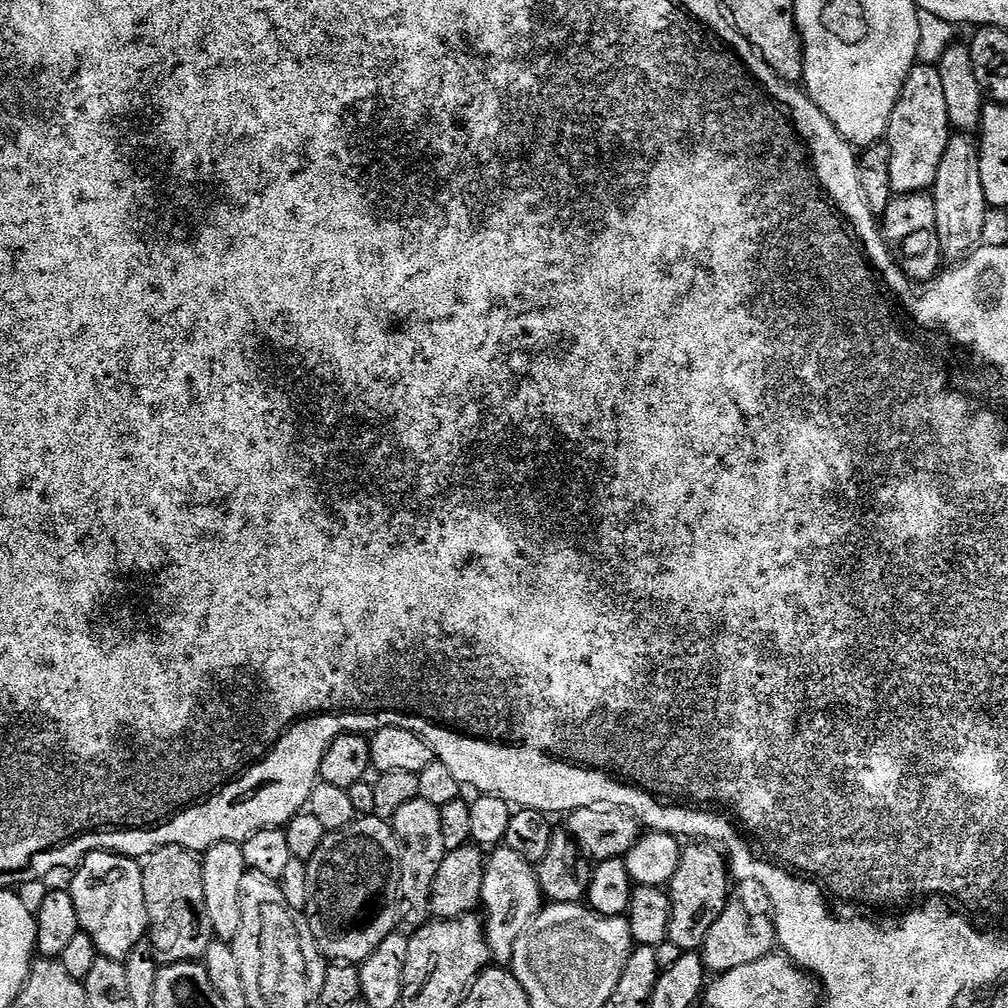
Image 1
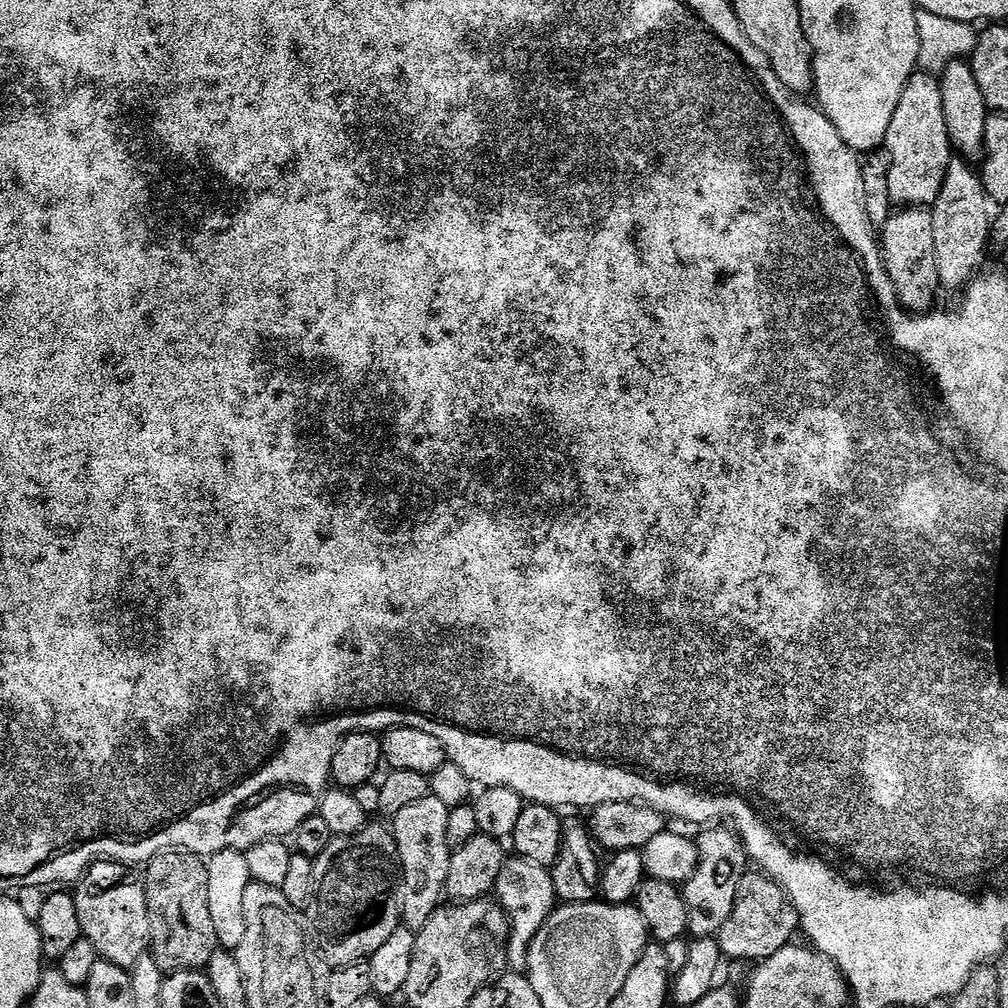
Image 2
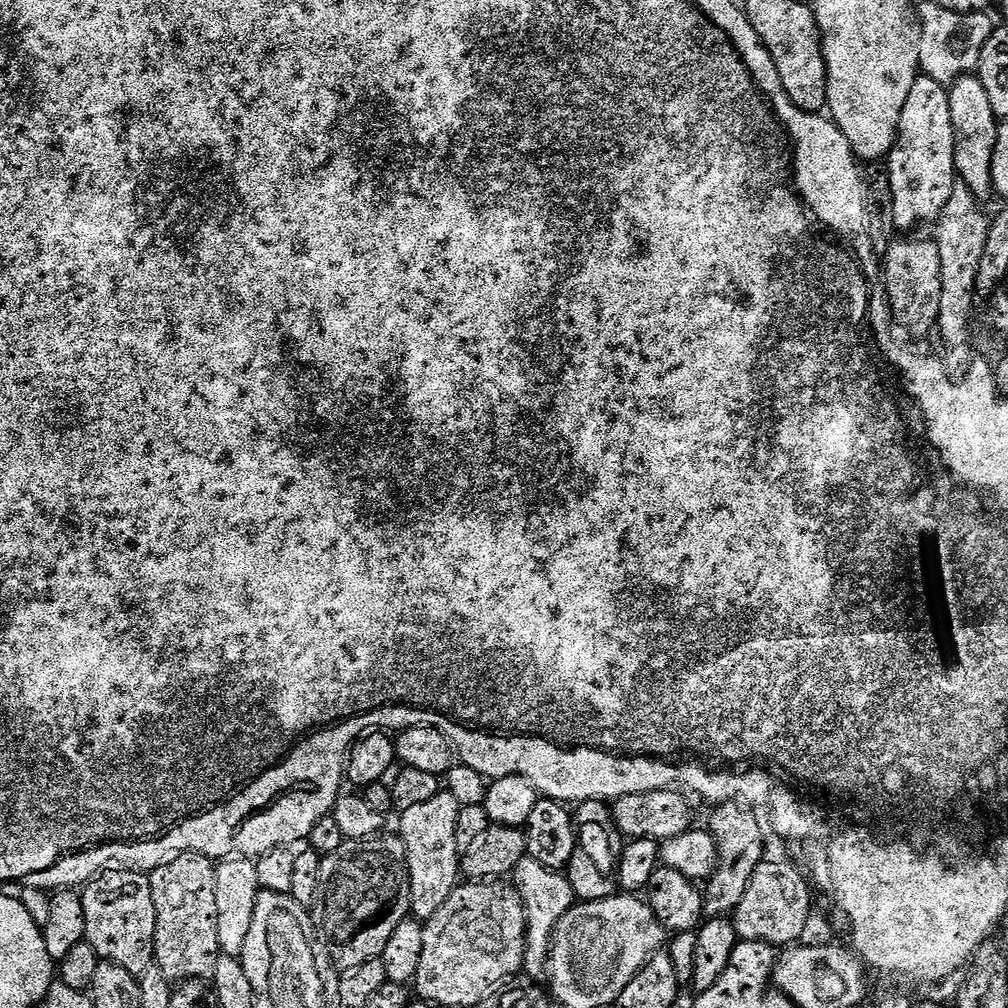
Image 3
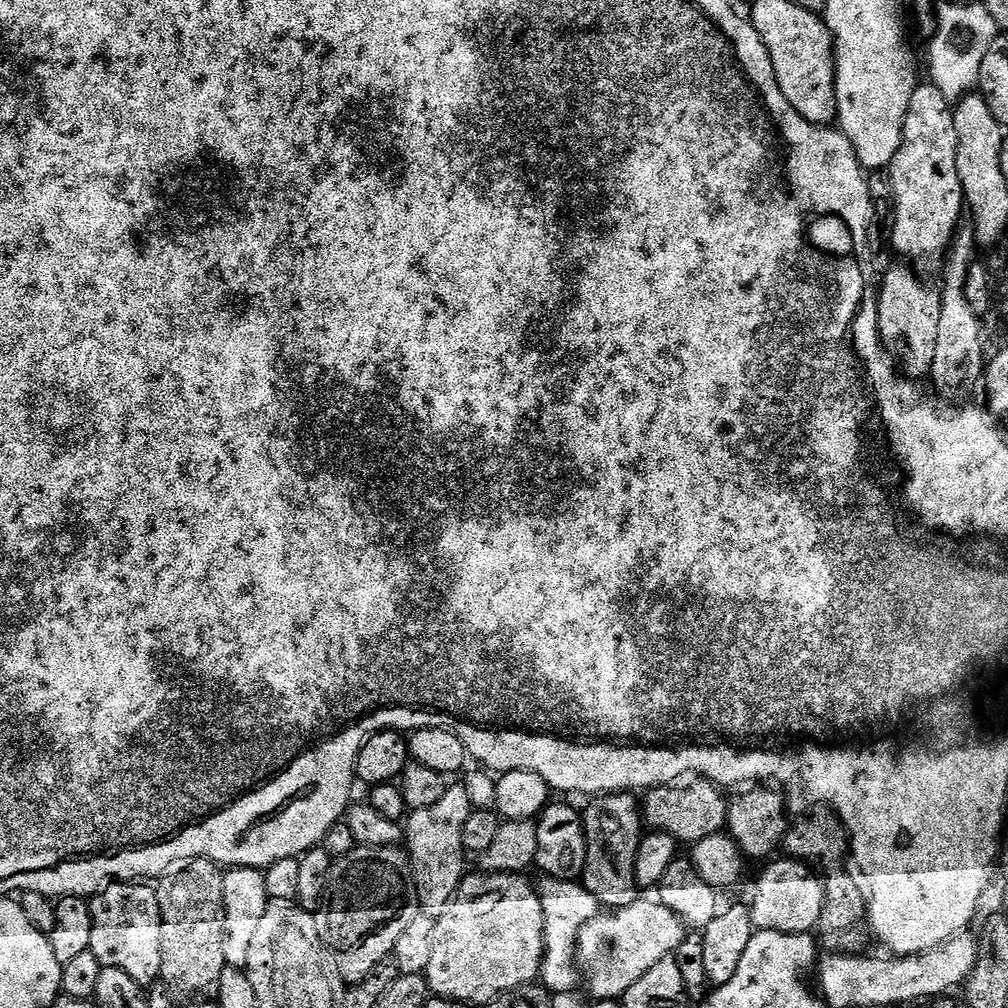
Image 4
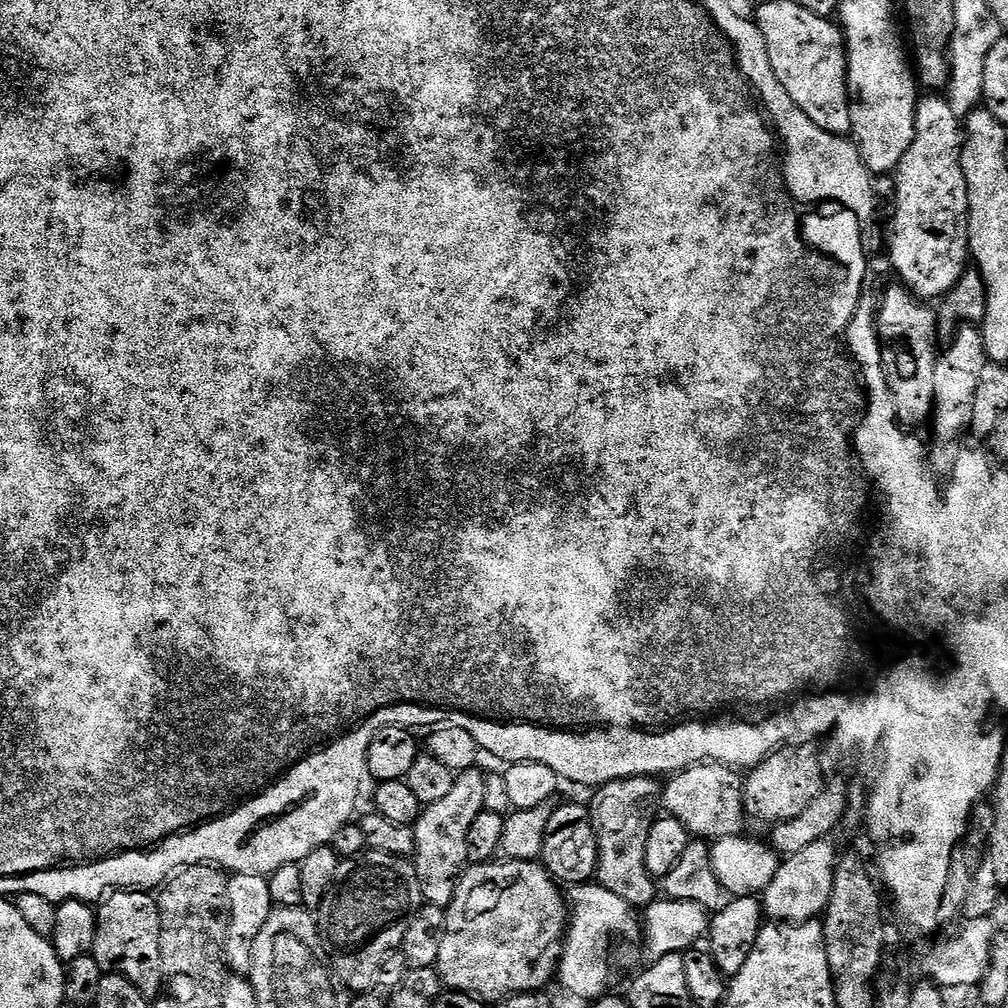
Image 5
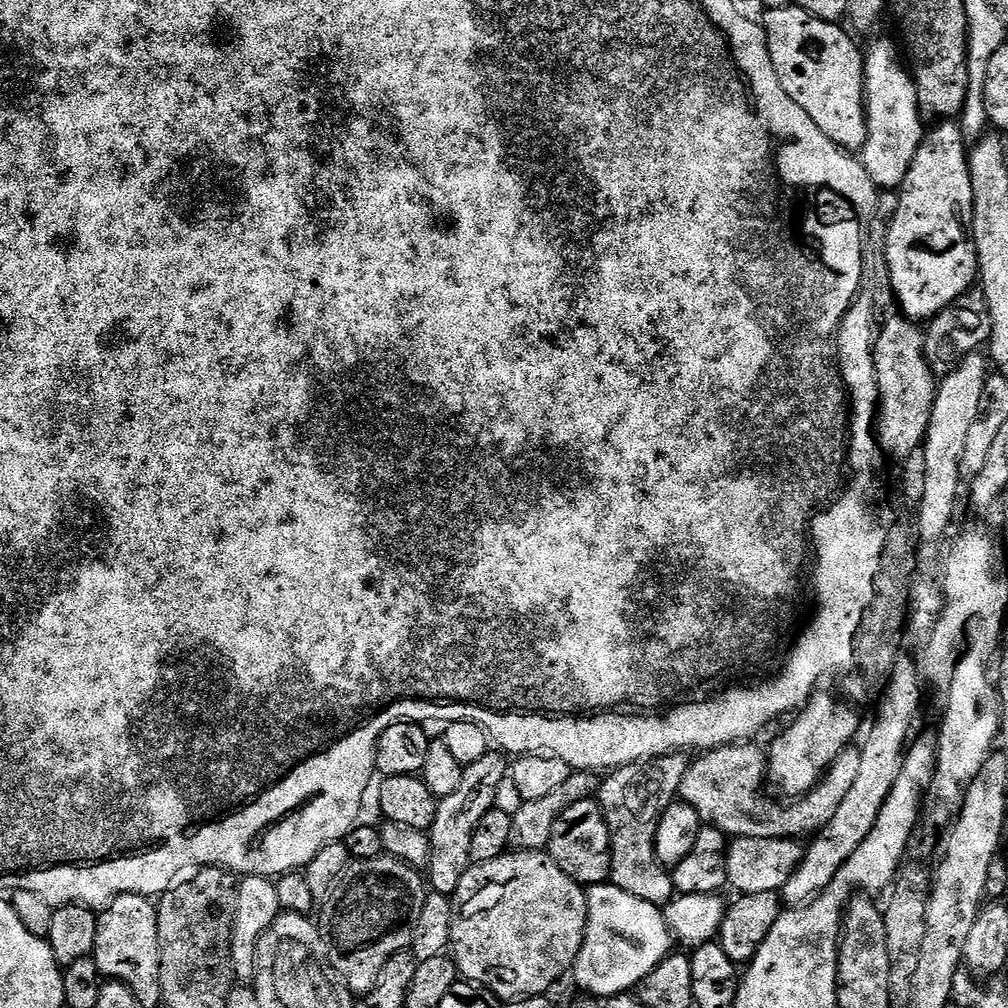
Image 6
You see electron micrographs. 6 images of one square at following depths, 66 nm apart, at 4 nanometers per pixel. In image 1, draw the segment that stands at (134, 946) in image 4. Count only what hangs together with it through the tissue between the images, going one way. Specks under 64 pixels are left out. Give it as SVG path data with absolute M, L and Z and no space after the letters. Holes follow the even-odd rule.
M91 852L85 860L80 861L71 876L70 891L74 898L74 910L78 910L80 931L92 939L99 955L124 961L132 953L134 946L143 943L148 936L148 911L141 861L131 856L119 856L116 852Z

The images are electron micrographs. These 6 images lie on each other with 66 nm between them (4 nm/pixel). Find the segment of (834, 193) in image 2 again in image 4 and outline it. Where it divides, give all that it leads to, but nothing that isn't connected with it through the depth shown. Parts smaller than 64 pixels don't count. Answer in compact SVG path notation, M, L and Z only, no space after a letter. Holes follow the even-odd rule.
M806 118L798 120L796 128L785 128L785 131L789 139L793 140L793 158L788 167L788 176L793 180L793 184L796 184L795 190L792 191L793 196L808 204L808 207L820 208L820 212L840 212L840 216L844 216L844 220L848 220L848 224L856 228L856 244L860 244L860 248L869 248L868 226L864 221L868 216L868 199L870 199L868 178L865 169L860 167L854 146L850 146L844 133L835 127L811 124ZM852 168L860 168L856 171L856 180L852 180L852 176L840 176L840 172L852 172Z

